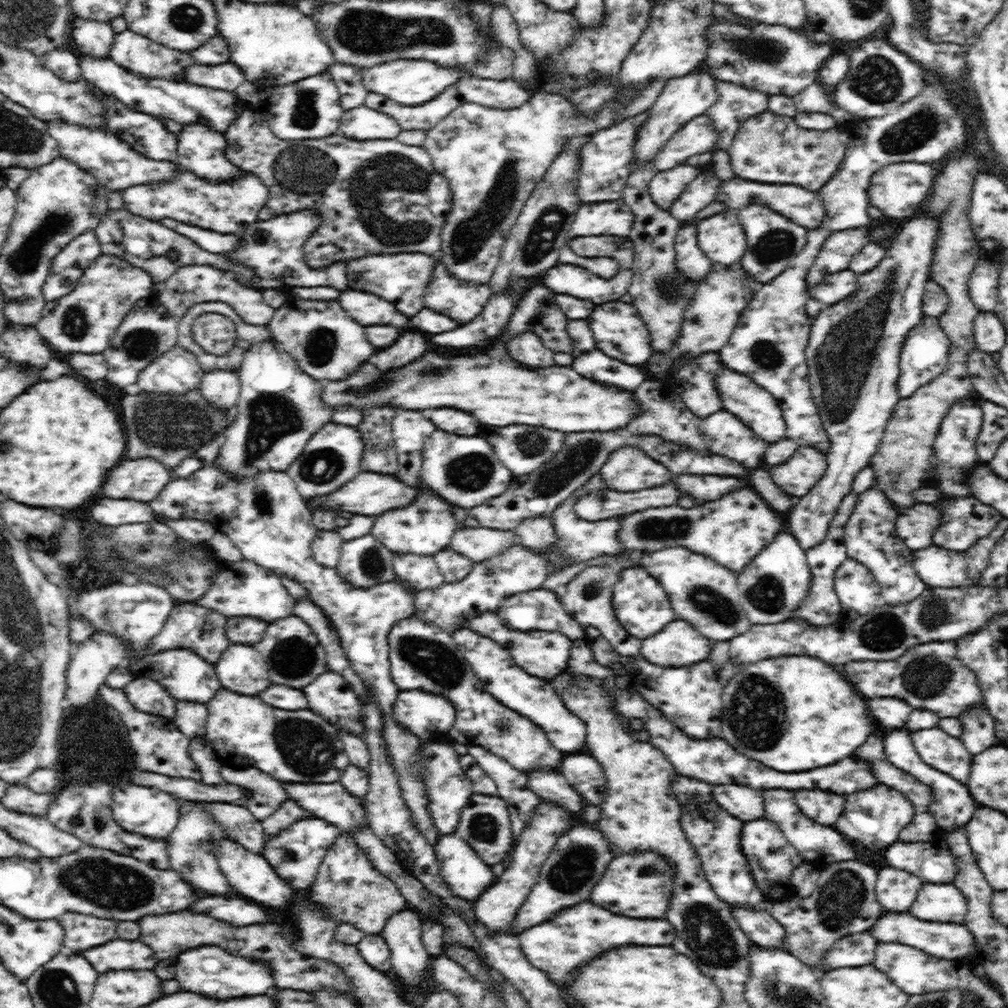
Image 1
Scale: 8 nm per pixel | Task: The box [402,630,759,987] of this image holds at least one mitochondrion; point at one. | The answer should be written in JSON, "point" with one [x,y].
{"point":[707,936]}

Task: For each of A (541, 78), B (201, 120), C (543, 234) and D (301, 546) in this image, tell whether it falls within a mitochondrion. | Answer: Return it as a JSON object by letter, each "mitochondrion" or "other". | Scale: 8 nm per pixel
{"A":"other","B":"other","C":"mitochondrion","D":"other"}

